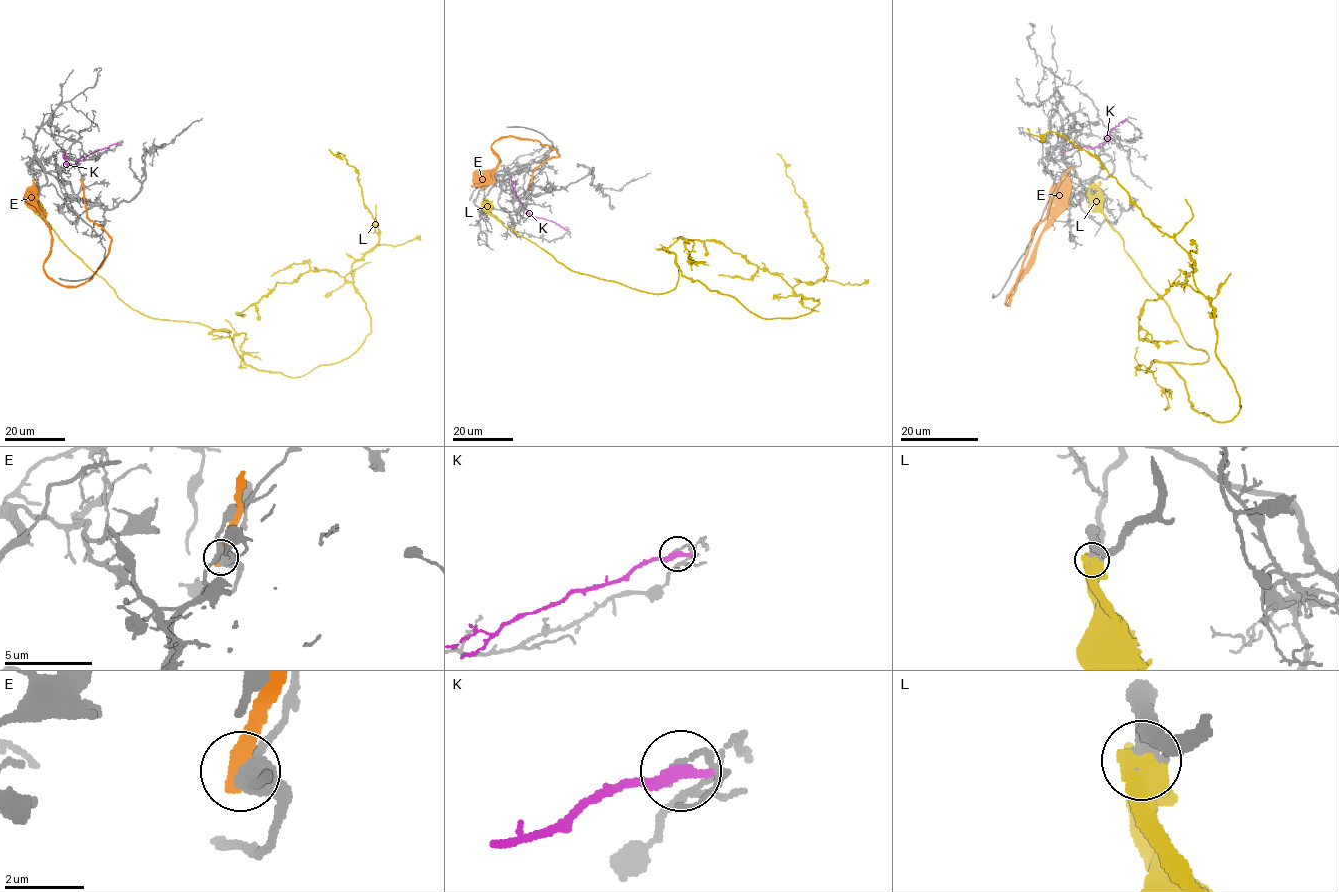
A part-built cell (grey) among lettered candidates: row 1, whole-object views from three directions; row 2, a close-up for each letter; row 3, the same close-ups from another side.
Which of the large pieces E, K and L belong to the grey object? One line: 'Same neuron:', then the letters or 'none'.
Same neuron: none

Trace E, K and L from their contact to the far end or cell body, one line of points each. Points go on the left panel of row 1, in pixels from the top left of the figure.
E: (81, 180), (87, 216), (106, 232), (110, 249), (90, 279), (66, 286), (43, 268), (51, 233), (33, 178)
K: (117, 143), (75, 164), (67, 163), (64, 153)
L: (35, 192), (133, 309), (230, 331), (247, 365), (300, 377), (371, 331), (345, 276), (379, 235), (328, 149)

